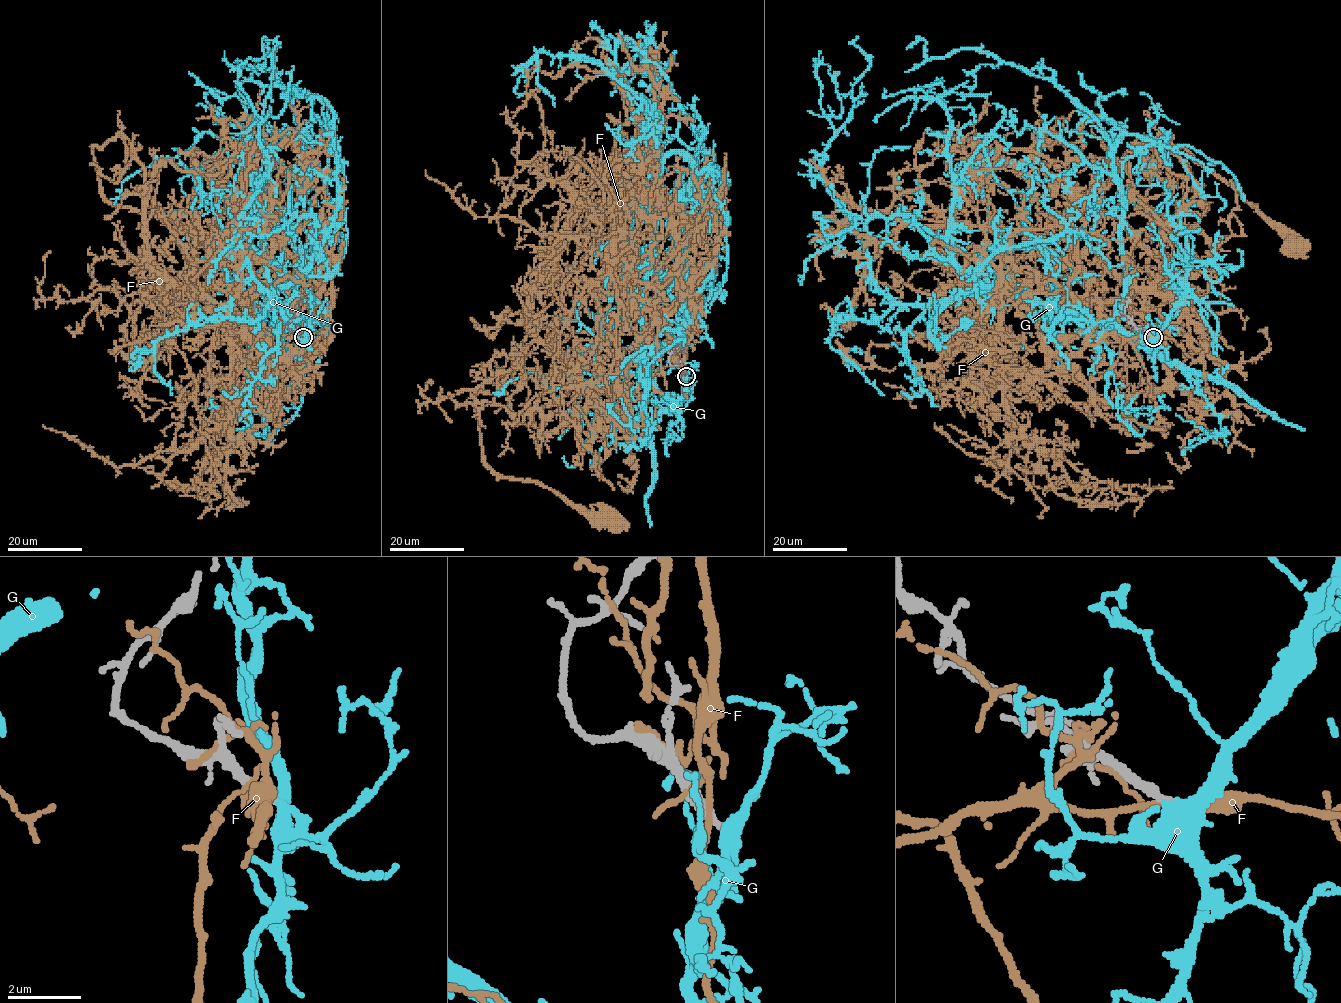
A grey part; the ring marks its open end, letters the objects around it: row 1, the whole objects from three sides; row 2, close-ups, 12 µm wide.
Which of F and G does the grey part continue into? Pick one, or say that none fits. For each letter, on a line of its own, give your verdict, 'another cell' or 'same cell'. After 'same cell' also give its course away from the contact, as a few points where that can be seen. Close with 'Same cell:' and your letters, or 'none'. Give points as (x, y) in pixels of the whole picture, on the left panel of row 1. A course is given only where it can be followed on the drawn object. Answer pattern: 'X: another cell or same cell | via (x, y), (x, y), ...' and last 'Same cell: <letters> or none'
F: another cell
G: same cell | via (303, 337), (293, 304), (263, 341), (278, 300), (239, 240), (265, 174), (265, 40)
Same cell: G

